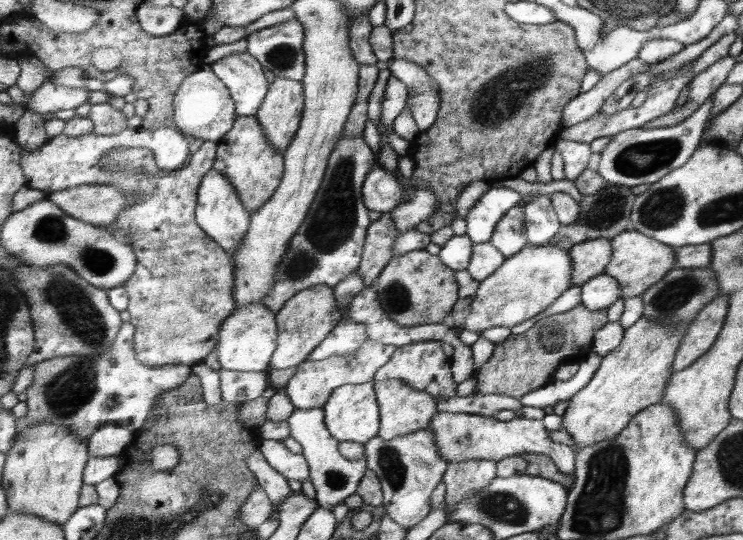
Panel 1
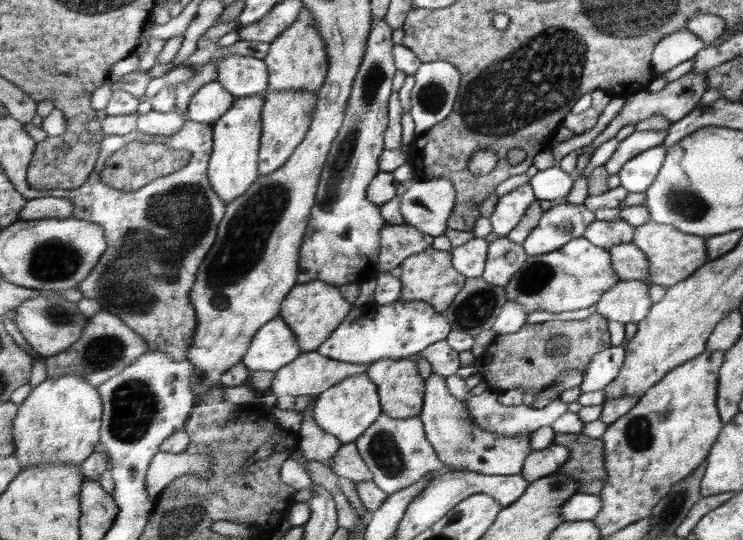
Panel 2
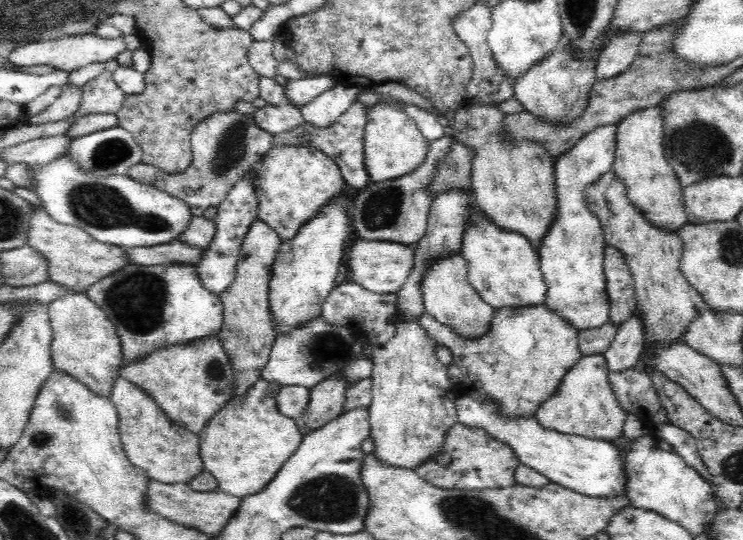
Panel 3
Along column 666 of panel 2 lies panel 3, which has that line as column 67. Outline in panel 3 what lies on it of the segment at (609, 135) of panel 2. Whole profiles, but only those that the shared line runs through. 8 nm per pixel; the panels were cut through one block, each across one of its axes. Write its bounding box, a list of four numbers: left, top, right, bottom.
[23,82,83,125]

